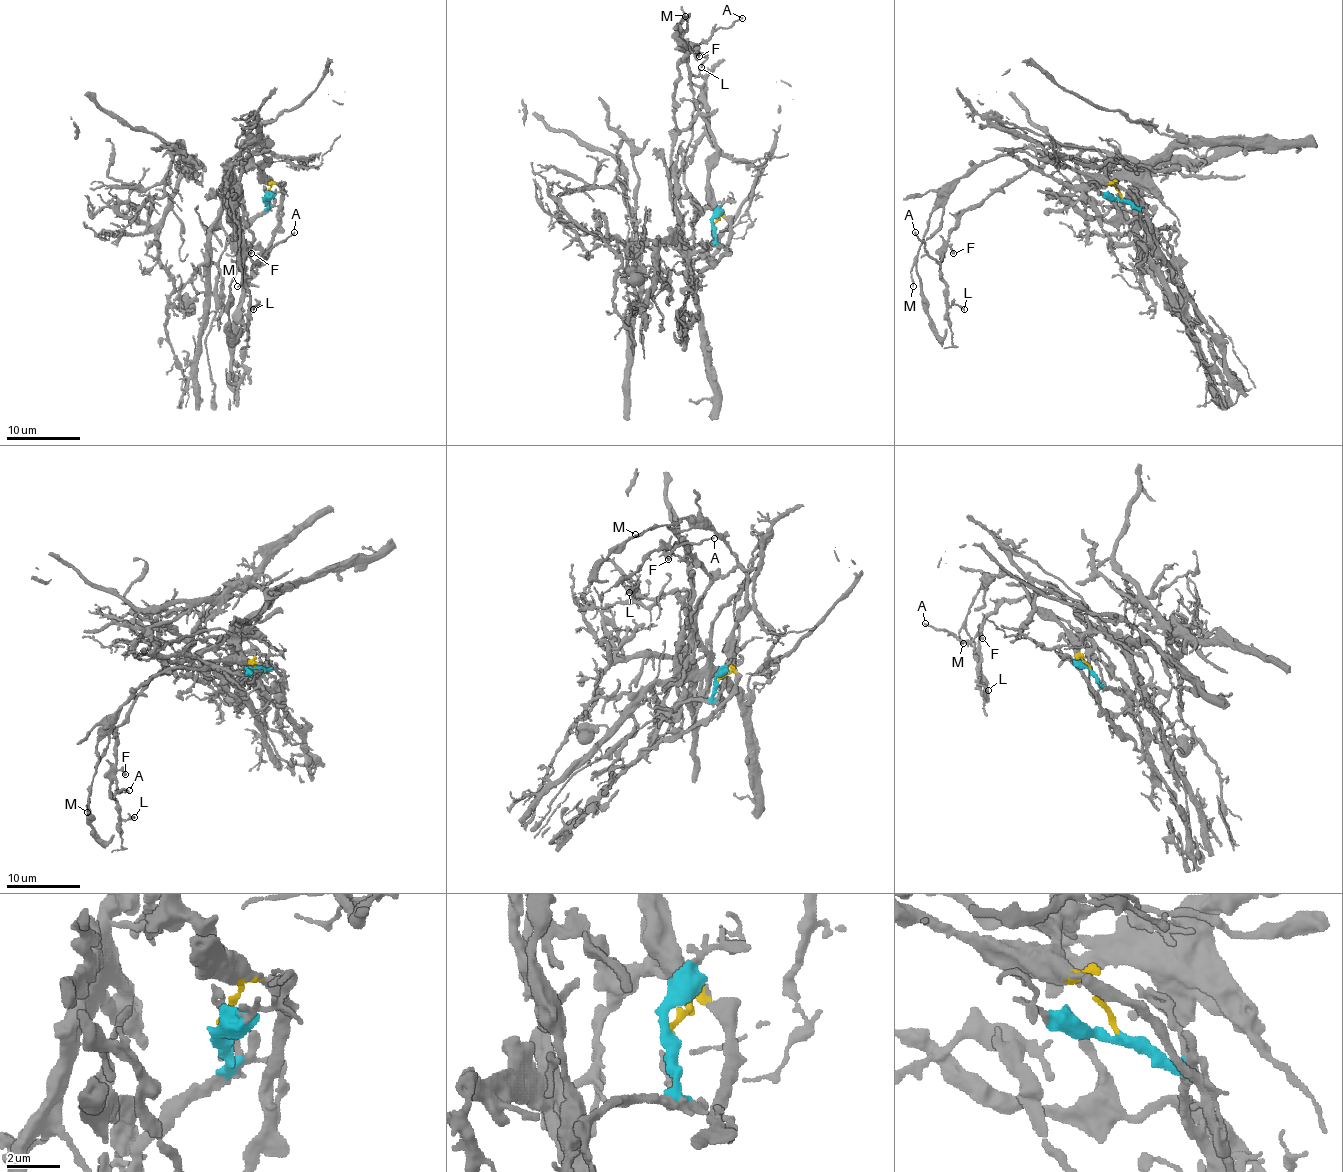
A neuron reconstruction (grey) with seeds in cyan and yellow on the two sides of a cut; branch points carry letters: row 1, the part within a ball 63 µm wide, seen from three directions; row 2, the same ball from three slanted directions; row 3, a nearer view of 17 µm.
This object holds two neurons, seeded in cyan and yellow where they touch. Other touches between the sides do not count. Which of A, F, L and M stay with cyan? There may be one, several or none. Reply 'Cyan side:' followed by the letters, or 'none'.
Cyan side: A, F, L

